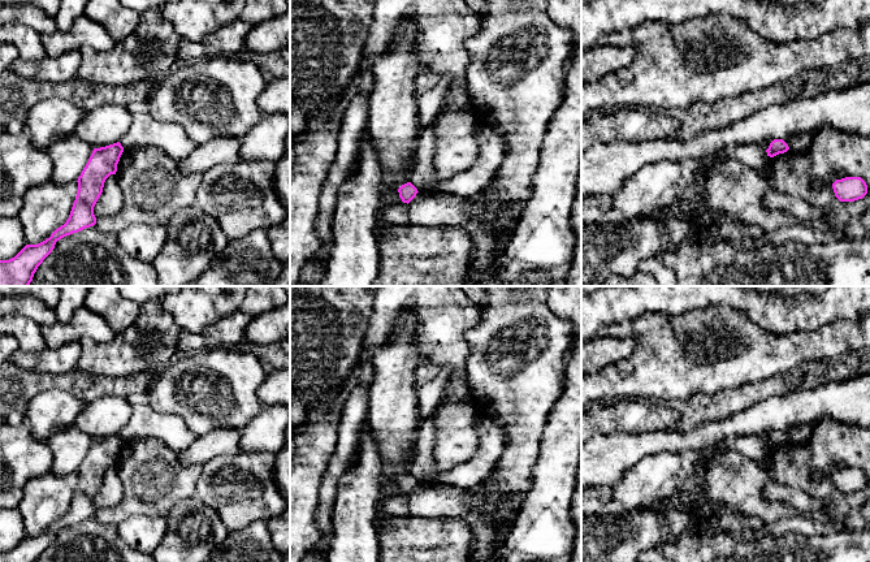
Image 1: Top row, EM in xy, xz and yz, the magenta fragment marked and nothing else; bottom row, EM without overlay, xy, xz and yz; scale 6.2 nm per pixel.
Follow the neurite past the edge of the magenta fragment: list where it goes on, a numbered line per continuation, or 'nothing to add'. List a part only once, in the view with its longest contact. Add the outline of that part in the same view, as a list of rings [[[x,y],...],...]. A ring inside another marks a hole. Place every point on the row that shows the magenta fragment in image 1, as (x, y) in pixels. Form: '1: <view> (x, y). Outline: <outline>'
nothing to add

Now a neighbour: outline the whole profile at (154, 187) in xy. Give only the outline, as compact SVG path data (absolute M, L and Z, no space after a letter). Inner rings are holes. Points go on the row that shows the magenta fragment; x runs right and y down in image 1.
M156 146L124 150L117 164L124 204L116 215L96 220L103 233L120 233L135 225L164 226L179 209L195 204L199 174L185 174L179 160Z

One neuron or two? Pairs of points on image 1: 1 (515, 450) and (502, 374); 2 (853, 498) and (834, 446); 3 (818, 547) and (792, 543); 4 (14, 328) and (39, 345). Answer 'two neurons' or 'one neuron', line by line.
1: one neuron
2: one neuron
3: one neuron
4: one neuron

